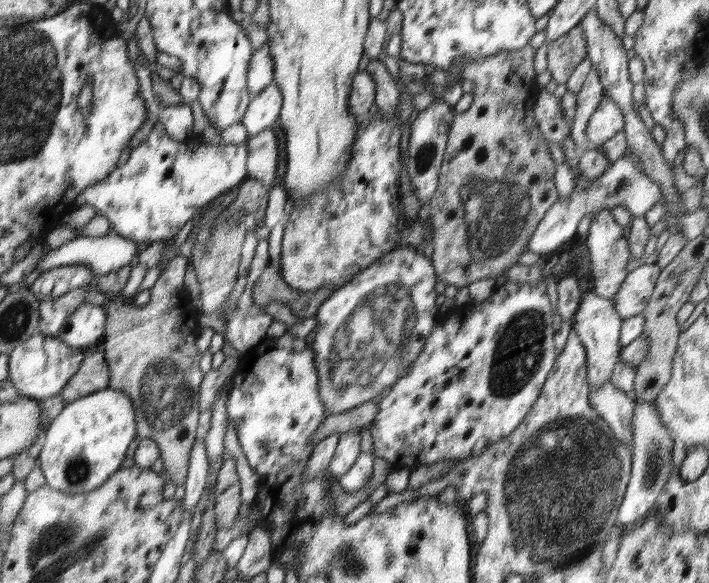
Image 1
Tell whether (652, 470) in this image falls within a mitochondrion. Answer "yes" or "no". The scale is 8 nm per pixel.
yes

